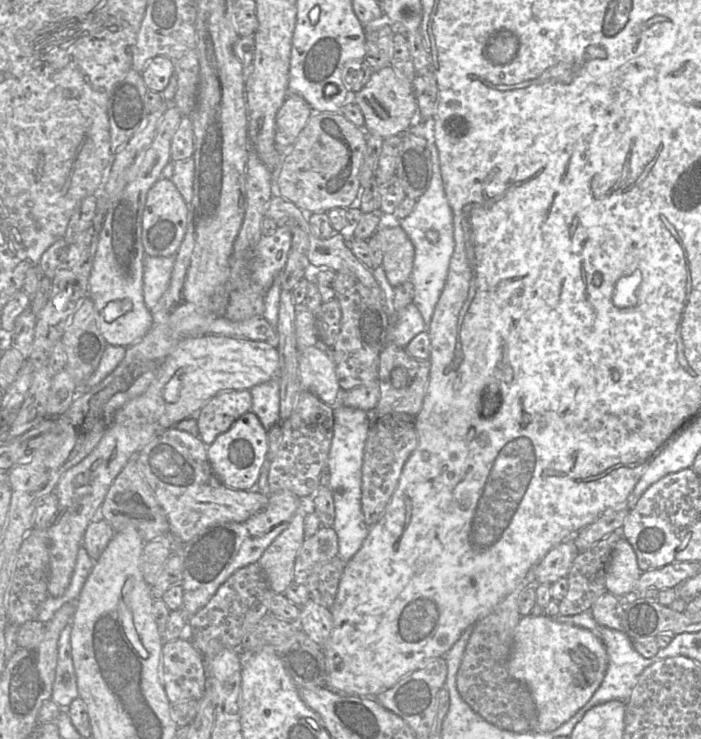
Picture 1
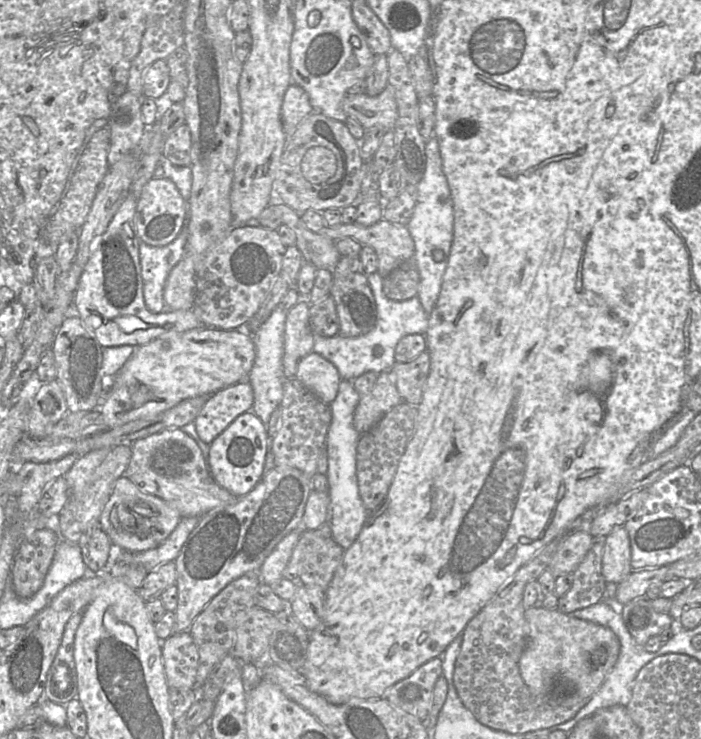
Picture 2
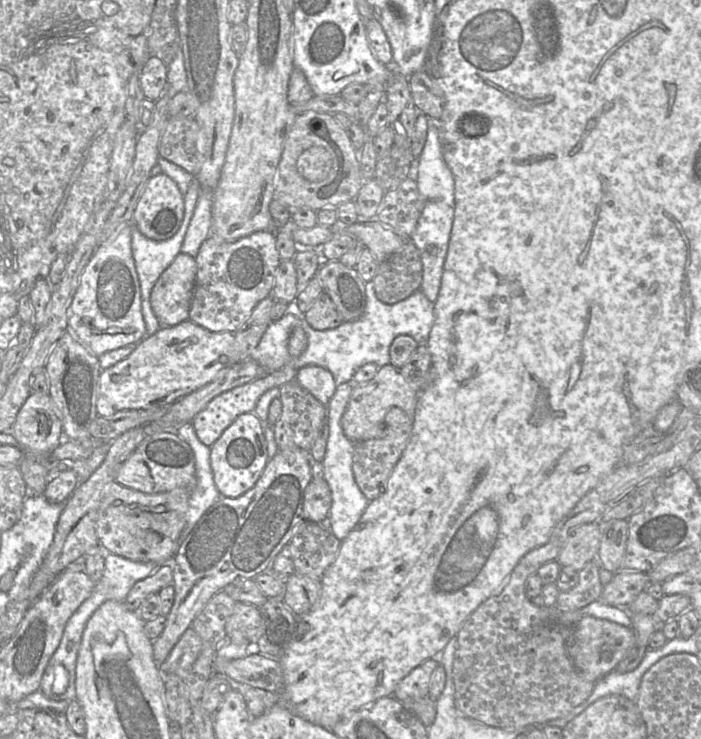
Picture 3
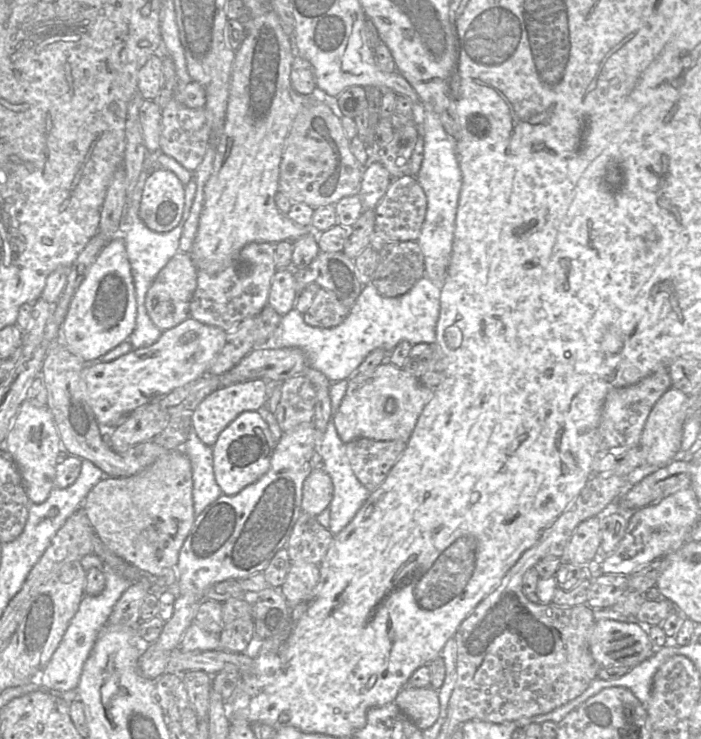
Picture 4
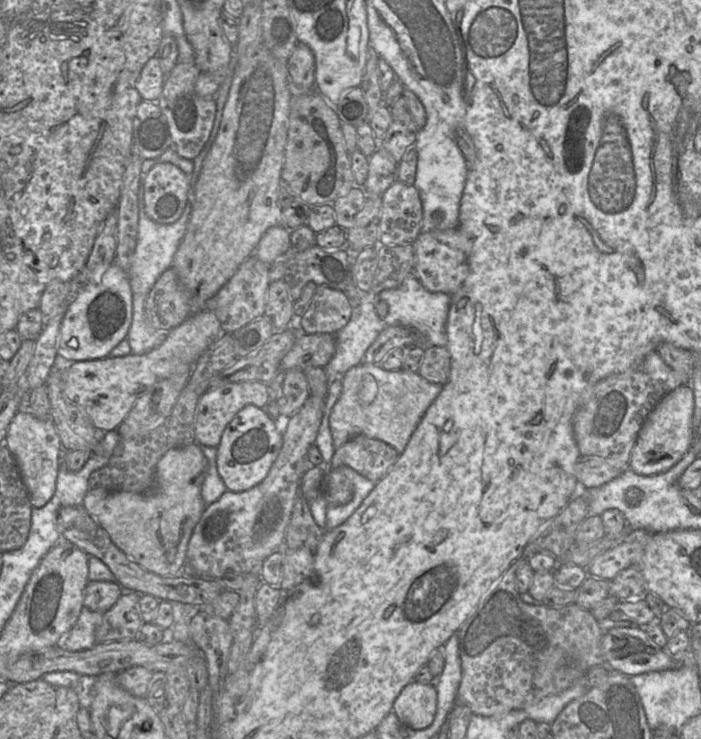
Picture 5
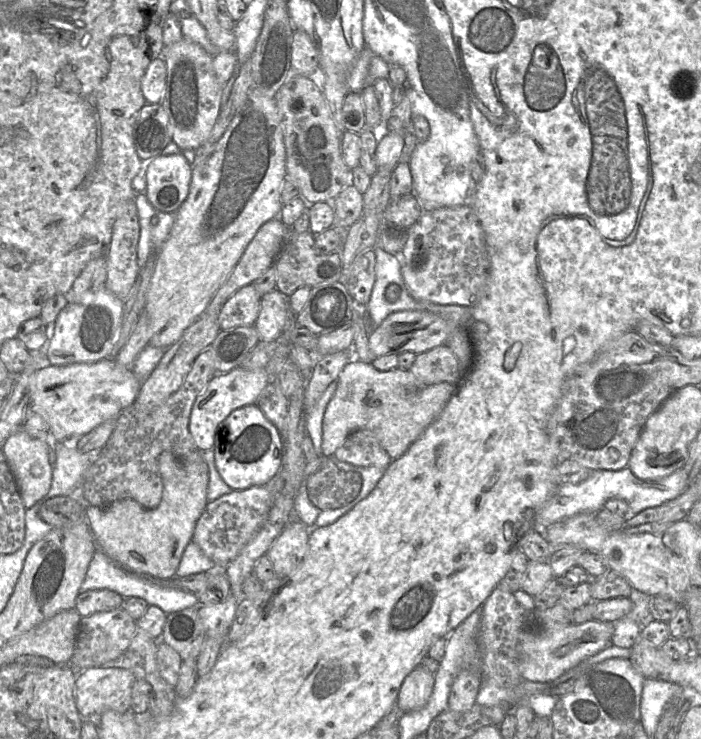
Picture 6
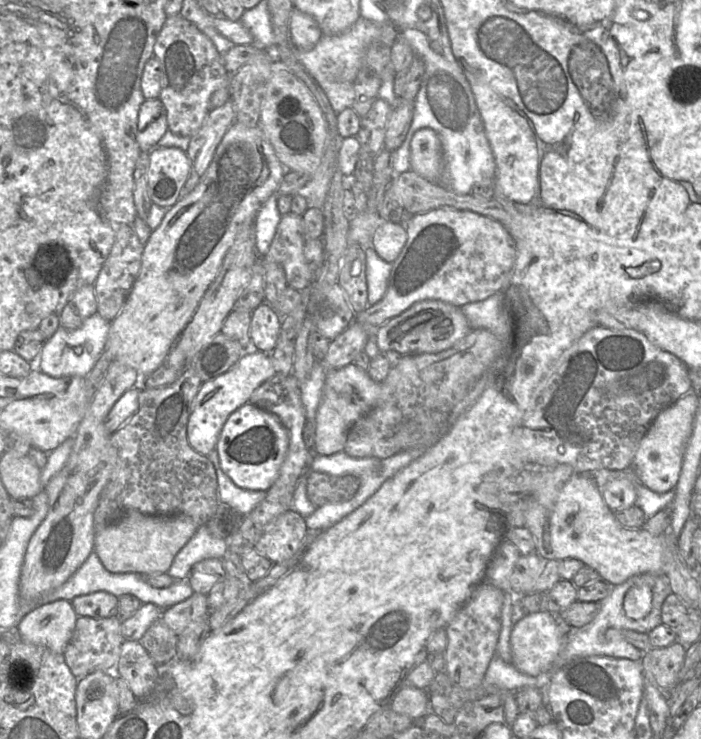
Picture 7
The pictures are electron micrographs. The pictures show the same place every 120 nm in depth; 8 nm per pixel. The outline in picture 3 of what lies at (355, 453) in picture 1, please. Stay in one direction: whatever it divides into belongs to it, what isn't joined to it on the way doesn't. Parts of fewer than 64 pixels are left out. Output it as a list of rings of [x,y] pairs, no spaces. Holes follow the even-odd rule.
[[[345,382],[337,385],[333,397],[327,404],[329,436],[326,452],[322,460],[324,479],[328,483],[332,495],[332,504],[329,511],[331,521],[330,531],[340,541],[343,541],[355,527],[369,503],[369,500],[367,500],[356,483],[352,470],[354,442],[344,435],[341,426],[341,418],[349,402],[352,389],[353,382]]]

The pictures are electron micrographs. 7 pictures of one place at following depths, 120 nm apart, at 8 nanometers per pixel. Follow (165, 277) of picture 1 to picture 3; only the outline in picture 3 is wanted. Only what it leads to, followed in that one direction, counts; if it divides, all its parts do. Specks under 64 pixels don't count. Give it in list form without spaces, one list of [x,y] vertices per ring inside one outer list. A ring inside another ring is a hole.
[[[194,178],[187,193],[184,195],[185,212],[181,226],[173,237],[163,241],[155,241],[144,236],[136,226],[132,227],[131,247],[132,247],[132,254],[135,262],[136,272],[138,274],[140,282],[141,310],[146,327],[146,336],[153,335],[162,327],[162,324],[154,314],[151,307],[150,303],[151,292],[161,274],[168,268],[168,266],[172,263],[175,257],[179,253],[181,253],[181,247],[184,241],[184,237],[186,235],[186,231],[188,229],[190,221],[192,219],[200,192],[201,192],[201,186],[199,182]]]

